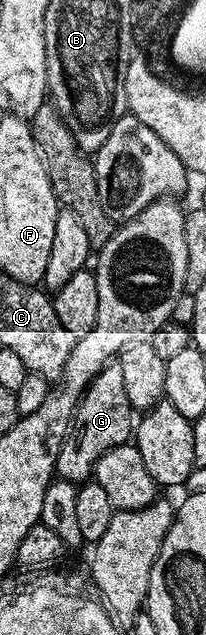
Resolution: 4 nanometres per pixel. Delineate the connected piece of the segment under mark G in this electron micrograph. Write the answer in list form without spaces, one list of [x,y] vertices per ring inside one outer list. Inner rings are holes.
[[[117,361],[106,364],[100,373],[86,387],[82,400],[74,411],[74,421],[66,434],[64,445],[54,466],[57,478],[67,479],[69,483],[81,485],[94,474],[94,466],[108,449],[123,446],[132,435],[132,412],[128,396],[124,390],[124,376]]]

